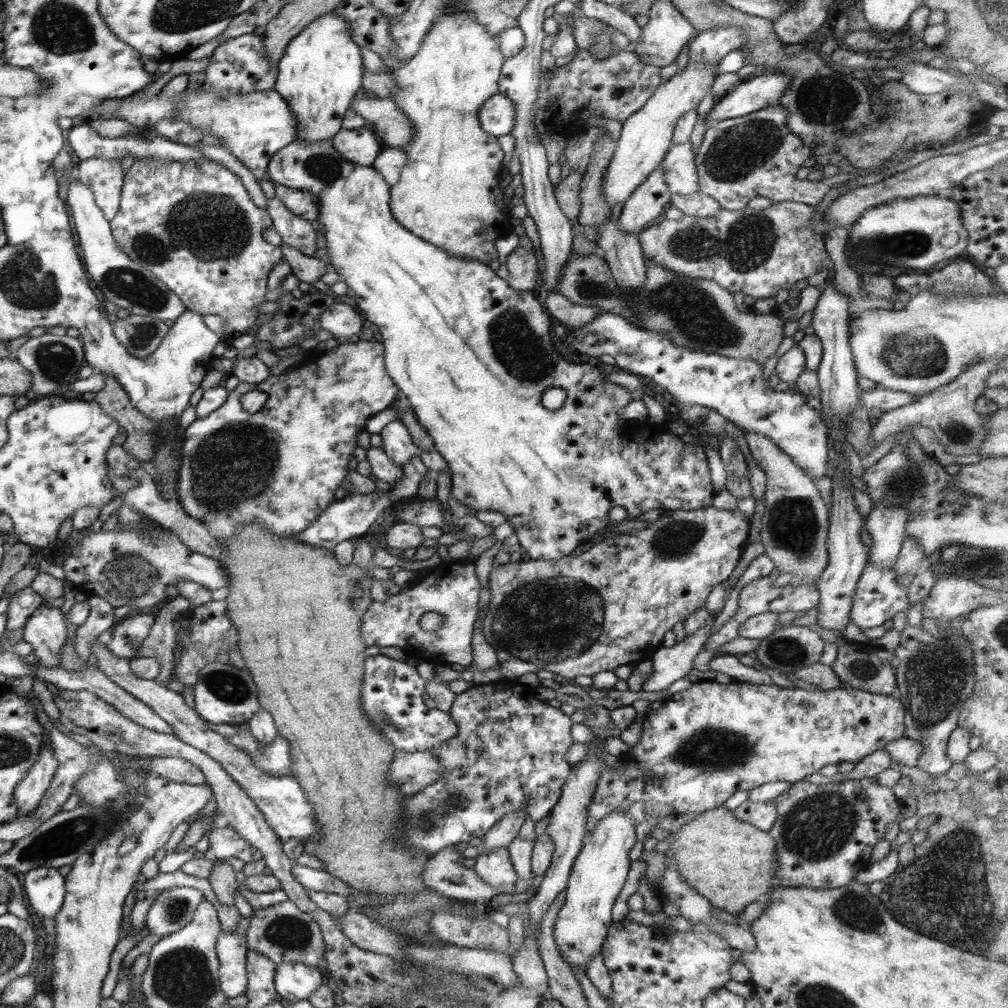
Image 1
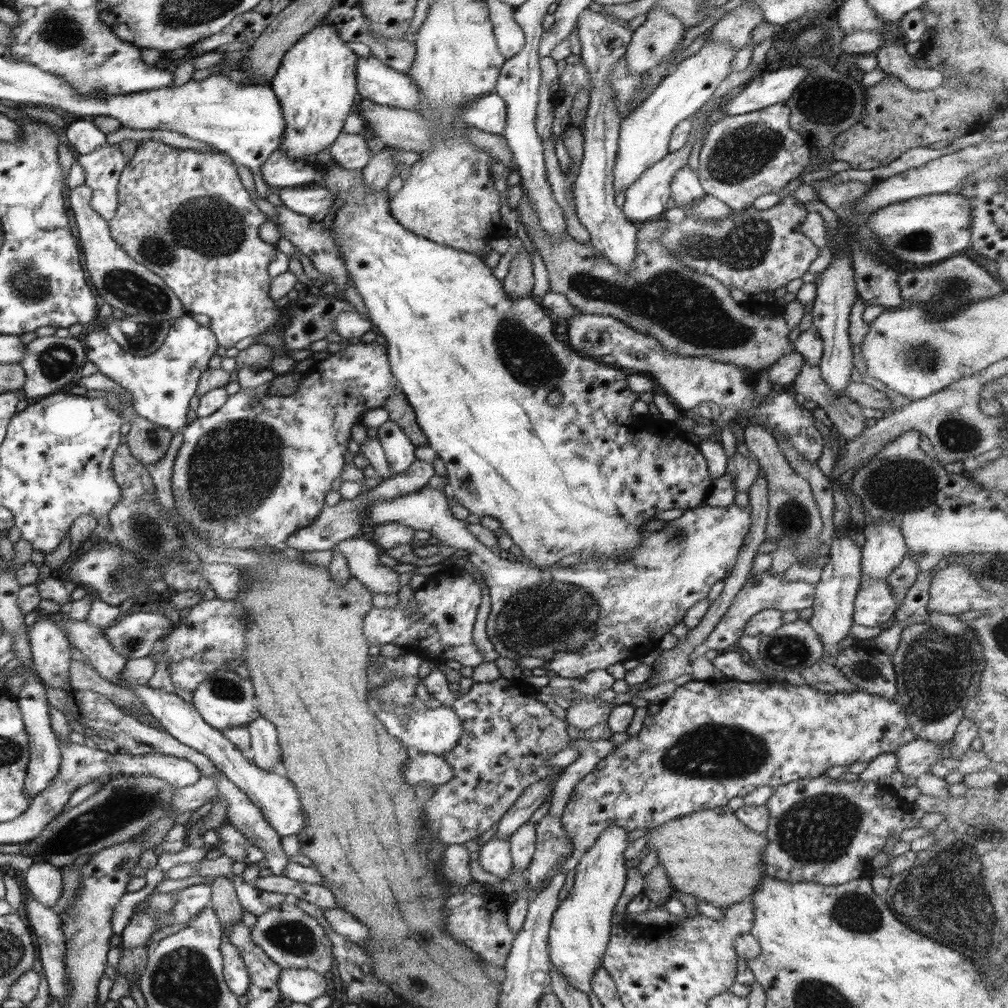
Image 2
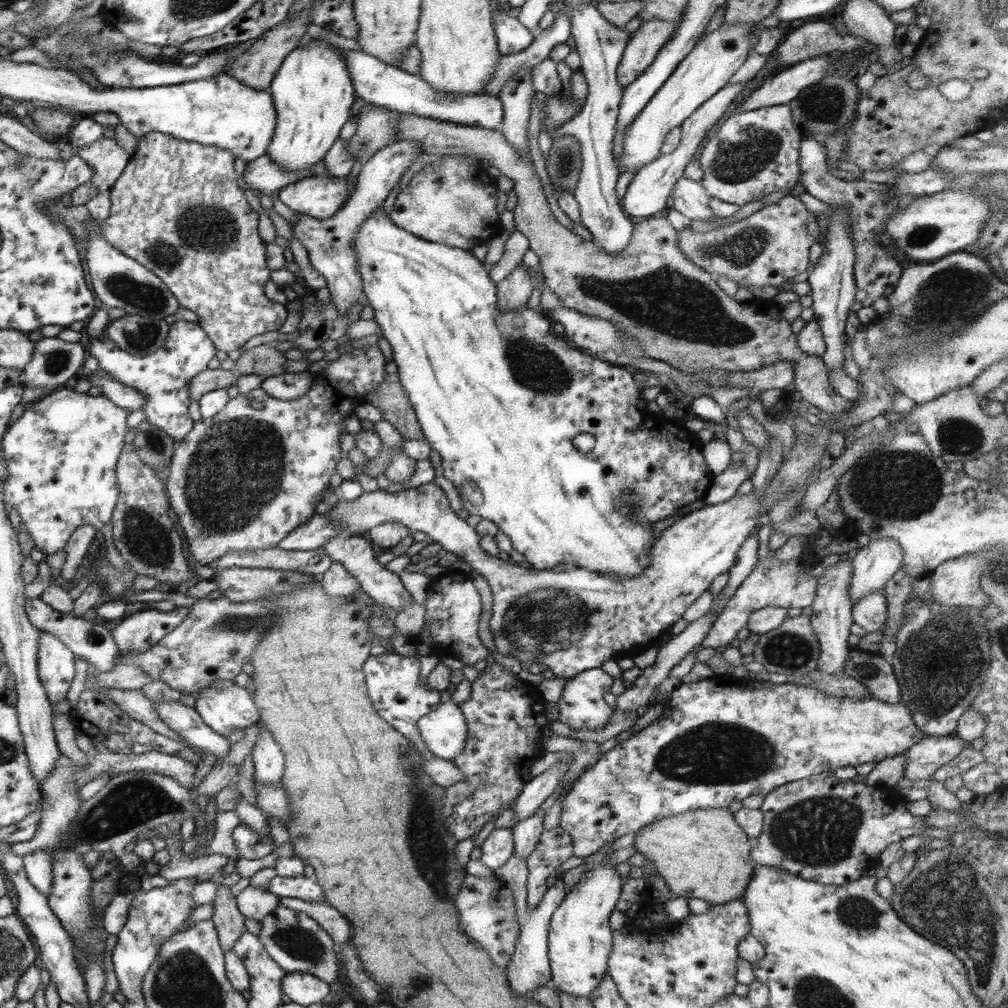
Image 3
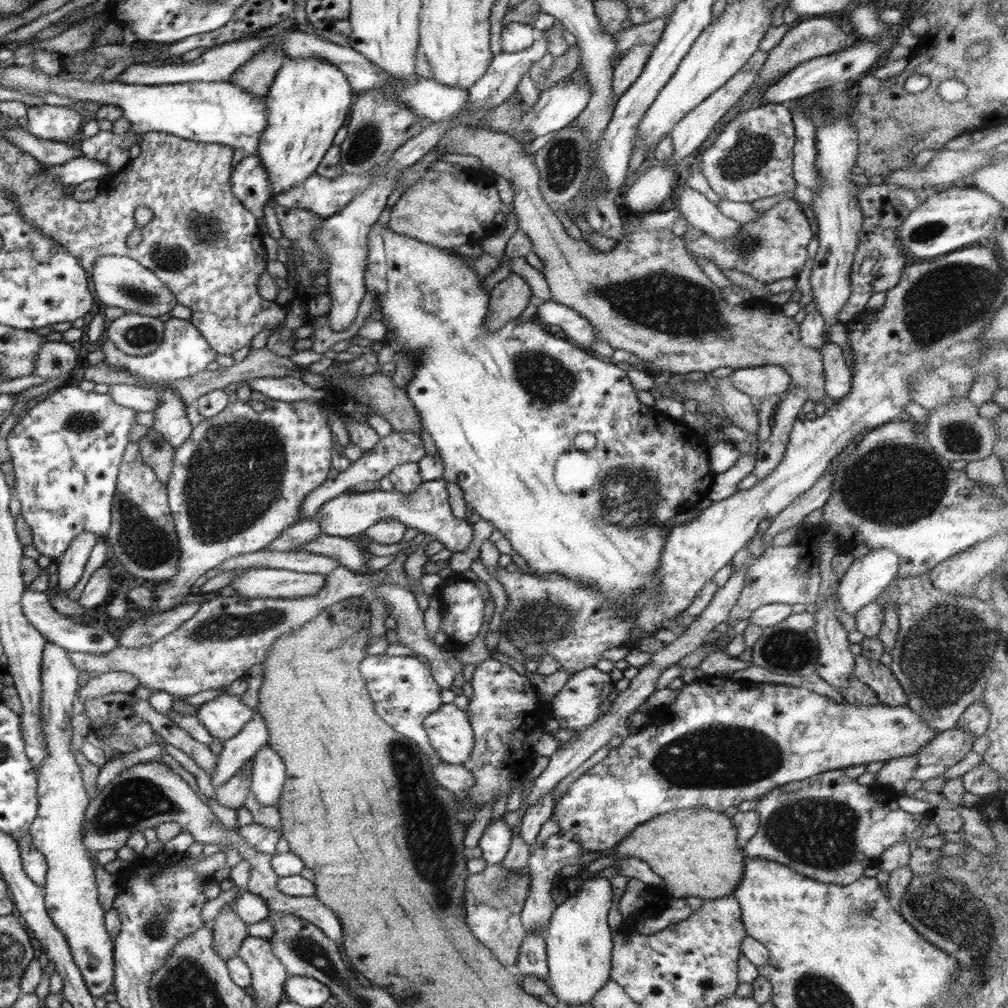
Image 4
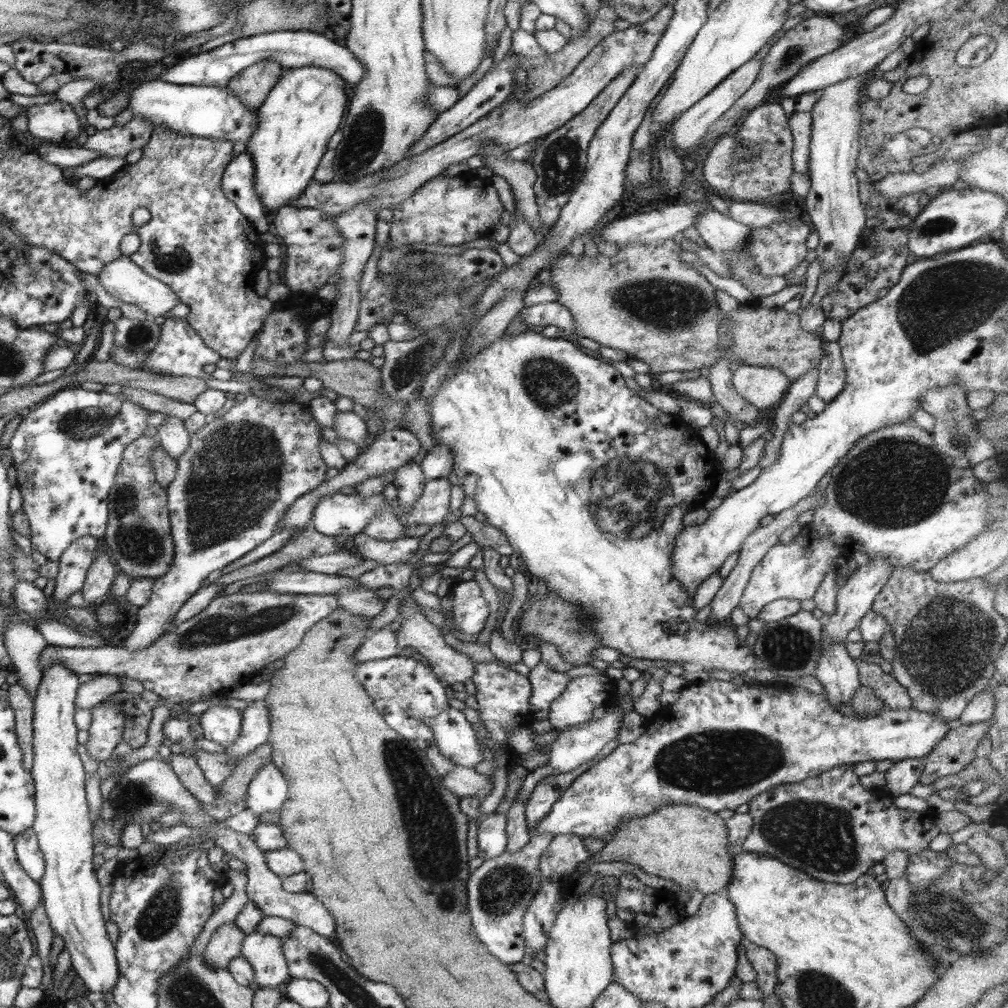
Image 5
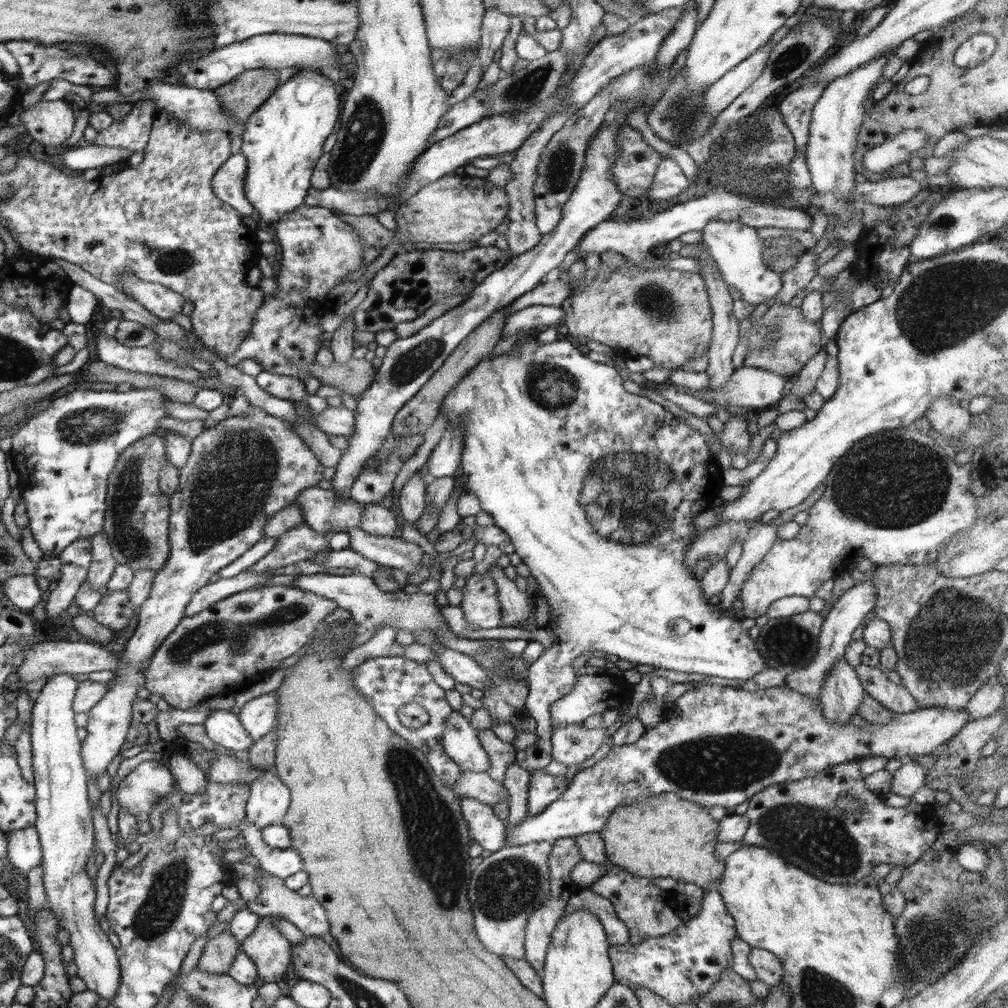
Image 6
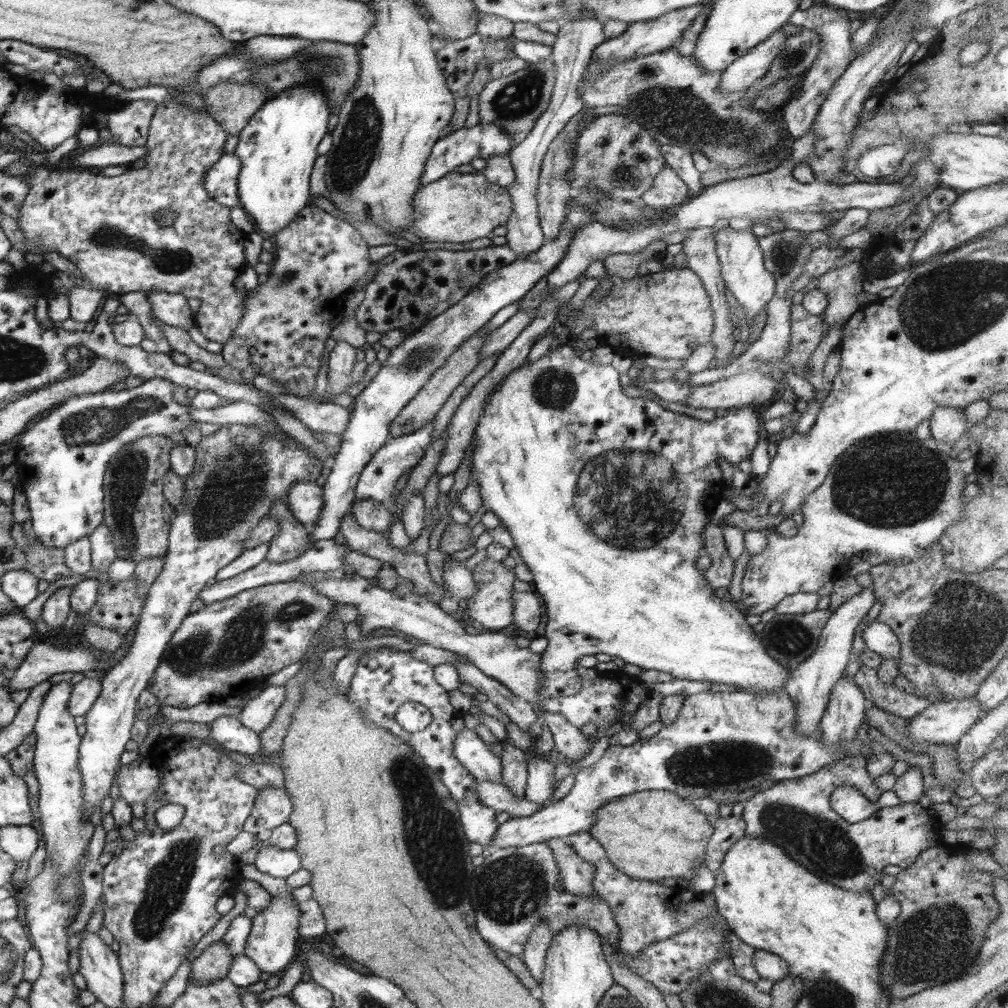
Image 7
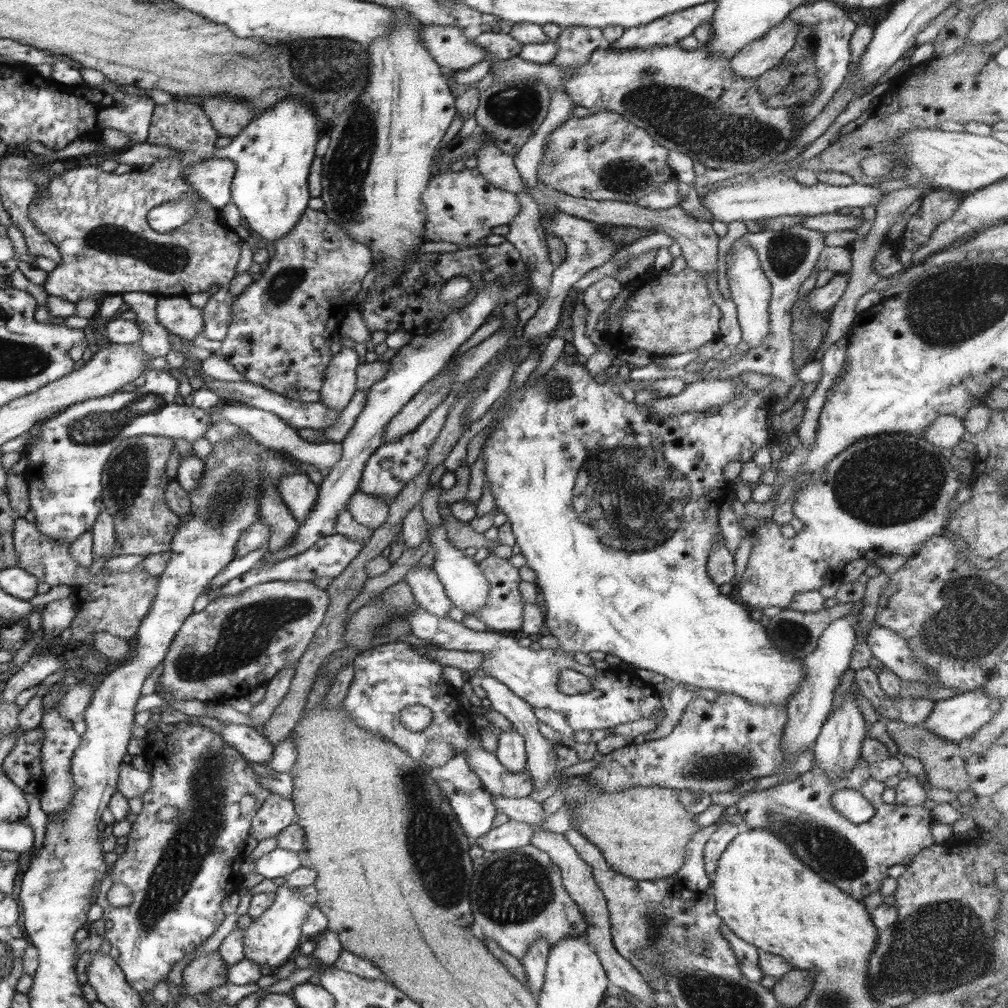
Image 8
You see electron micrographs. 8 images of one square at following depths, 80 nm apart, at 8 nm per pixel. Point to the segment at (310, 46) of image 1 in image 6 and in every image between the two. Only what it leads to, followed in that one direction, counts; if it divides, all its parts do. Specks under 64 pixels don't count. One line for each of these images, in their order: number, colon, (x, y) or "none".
2: (315, 83)
3: (313, 93)
4: (309, 100)
5: (304, 109)
6: (284, 136)

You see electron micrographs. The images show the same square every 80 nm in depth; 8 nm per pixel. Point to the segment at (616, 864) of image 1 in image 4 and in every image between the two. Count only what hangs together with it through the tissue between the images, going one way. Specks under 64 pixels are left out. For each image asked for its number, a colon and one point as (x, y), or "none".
2: (580, 931)
3: (580, 939)
4: (579, 942)

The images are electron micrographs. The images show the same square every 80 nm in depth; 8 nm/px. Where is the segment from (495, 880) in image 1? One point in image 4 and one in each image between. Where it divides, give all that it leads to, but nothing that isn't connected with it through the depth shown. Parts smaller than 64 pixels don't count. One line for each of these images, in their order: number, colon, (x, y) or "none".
2: (495, 856)
3: (498, 847)
4: (495, 840)

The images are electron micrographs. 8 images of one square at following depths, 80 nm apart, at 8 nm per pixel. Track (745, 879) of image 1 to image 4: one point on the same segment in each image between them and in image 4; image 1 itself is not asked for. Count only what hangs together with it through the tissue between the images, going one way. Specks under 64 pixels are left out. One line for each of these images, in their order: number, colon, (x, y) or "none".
2: (710, 854)
3: (704, 853)
4: (695, 851)

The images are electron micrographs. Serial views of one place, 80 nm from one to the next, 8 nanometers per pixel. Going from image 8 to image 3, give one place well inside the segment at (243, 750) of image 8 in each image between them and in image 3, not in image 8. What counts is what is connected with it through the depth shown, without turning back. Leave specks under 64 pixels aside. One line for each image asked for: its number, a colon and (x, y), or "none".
3: (224, 707)
4: (224, 717)
5: (221, 724)
6: (224, 728)
7: (227, 731)

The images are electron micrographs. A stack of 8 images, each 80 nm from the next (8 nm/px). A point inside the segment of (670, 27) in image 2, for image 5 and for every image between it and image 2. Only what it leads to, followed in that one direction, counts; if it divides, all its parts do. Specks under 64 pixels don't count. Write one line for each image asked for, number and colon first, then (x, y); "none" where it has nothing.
3: (642, 48)
4: (627, 70)
5: (560, 160)

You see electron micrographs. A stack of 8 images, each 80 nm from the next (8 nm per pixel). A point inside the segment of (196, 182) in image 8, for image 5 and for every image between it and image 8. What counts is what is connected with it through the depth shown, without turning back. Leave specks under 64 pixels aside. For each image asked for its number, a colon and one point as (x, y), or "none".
5: (238, 181)
6: (228, 184)
7: (221, 182)

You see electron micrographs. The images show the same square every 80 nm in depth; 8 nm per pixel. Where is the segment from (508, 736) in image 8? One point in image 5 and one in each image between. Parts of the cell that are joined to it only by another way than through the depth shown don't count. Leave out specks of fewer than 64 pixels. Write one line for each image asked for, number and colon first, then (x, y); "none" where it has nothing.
5: (516, 829)
6: (516, 780)
7: (513, 760)

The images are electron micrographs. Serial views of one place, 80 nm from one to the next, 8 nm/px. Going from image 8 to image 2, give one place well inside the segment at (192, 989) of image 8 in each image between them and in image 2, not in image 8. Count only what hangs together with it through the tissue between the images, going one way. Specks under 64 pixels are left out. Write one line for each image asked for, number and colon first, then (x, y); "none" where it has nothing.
2: (224, 901)
3: (229, 921)
4: (229, 931)
5: (225, 943)
6: (218, 954)
7: (213, 964)

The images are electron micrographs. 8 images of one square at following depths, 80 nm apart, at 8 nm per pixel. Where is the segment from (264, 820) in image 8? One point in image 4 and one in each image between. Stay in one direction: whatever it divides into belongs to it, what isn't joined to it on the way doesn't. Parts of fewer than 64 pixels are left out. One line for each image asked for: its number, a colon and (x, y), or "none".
4: (268, 773)
5: (269, 790)
6: (269, 800)
7: (273, 806)

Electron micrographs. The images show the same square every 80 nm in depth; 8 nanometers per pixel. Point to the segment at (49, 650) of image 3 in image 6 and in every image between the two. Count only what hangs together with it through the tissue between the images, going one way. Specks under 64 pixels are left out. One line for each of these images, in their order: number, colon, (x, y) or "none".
4: (71, 894)
5: (70, 890)
6: (64, 824)

